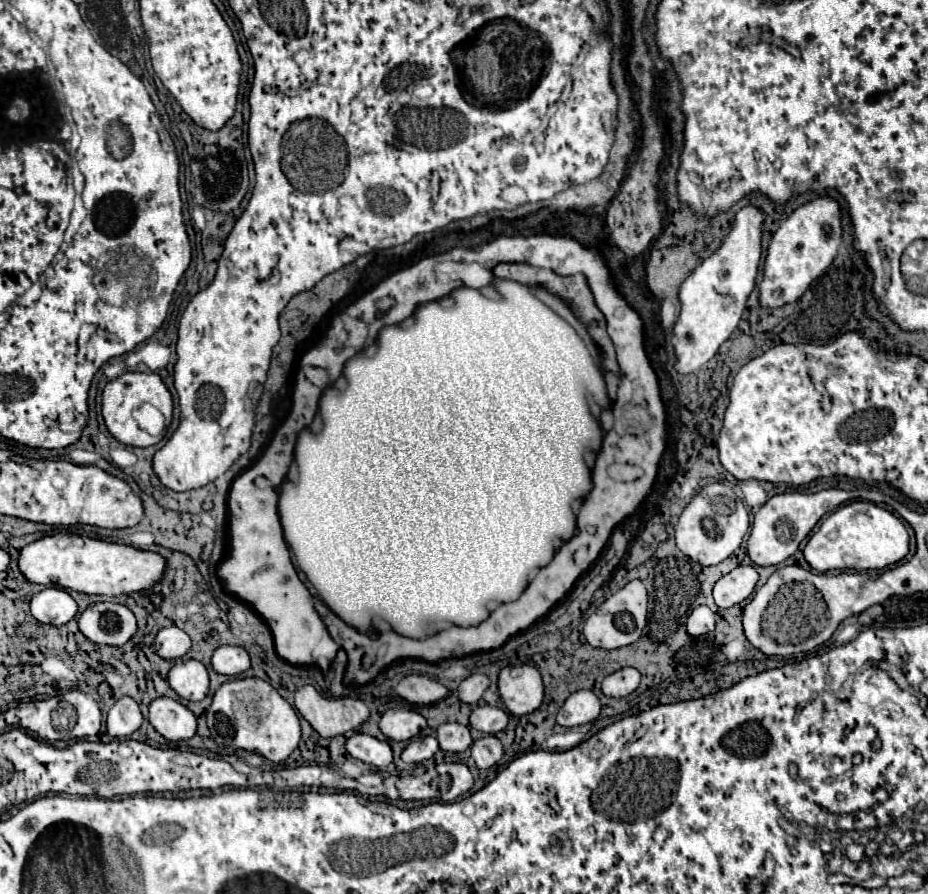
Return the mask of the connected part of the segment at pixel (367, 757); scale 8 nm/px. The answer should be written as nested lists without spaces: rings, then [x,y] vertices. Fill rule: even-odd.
[[[354,734],[352,738],[348,738],[346,750],[354,758],[358,758],[358,760],[370,764],[370,766],[376,766],[380,770],[384,770],[392,762],[390,744],[382,742],[374,736],[368,736],[368,734]]]

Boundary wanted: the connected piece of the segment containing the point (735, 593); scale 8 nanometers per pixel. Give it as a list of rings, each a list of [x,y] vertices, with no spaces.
[[[738,566],[714,584],[714,602],[718,608],[730,608],[752,596],[758,572],[752,566]]]

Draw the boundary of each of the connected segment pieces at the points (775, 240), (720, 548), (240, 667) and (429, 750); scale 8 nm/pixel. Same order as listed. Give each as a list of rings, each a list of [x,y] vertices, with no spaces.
[[[816,198],[796,208],[772,234],[764,260],[764,278],[758,292],[760,308],[780,308],[788,302],[796,302],[808,290],[808,286],[832,264],[840,242],[840,206],[834,198]]]
[[[714,482],[706,484],[684,508],[680,514],[678,524],[674,526],[676,532],[676,546],[680,552],[690,556],[694,562],[702,566],[716,566],[726,560],[740,544],[744,534],[748,532],[750,520],[742,500],[734,494],[734,490],[726,484]]]
[[[220,646],[212,656],[212,668],[224,676],[238,676],[250,668],[248,652],[240,646]]]
[[[426,736],[420,740],[412,740],[402,752],[404,762],[424,762],[438,752],[438,740],[434,736]]]

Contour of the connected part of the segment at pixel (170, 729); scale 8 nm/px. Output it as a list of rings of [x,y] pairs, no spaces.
[[[158,698],[150,704],[150,724],[170,742],[190,740],[196,734],[196,716],[176,700]]]

